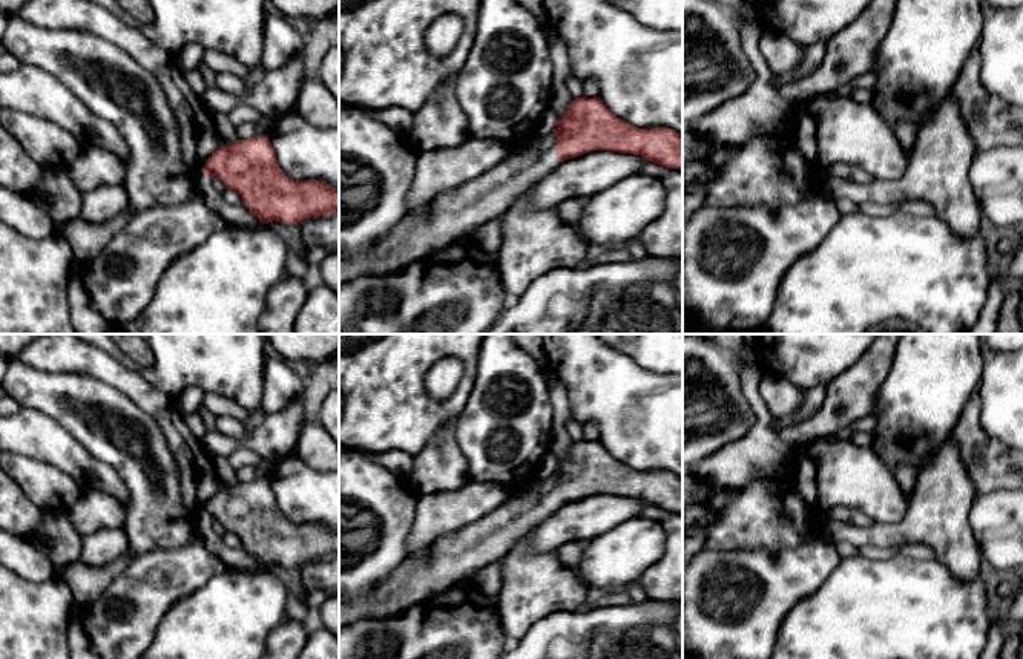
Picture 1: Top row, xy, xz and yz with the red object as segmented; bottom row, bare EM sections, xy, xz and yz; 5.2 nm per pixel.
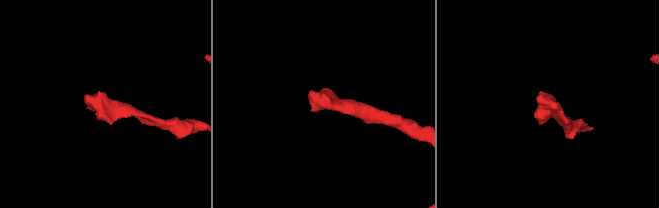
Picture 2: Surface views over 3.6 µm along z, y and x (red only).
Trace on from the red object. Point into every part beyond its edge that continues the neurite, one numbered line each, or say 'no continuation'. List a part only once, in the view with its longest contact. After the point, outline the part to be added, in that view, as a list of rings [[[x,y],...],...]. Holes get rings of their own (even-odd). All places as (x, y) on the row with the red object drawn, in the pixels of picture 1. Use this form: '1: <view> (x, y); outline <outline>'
1: xz (456, 213); outline [[[544,127],[537,149],[512,152],[486,173],[436,196],[423,215],[408,211],[367,253],[339,257],[339,285],[373,271],[402,270],[502,216],[532,182],[563,162],[555,147],[555,133]]]

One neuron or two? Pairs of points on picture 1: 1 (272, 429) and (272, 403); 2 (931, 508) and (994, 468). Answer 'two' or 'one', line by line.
1: two
2: two

